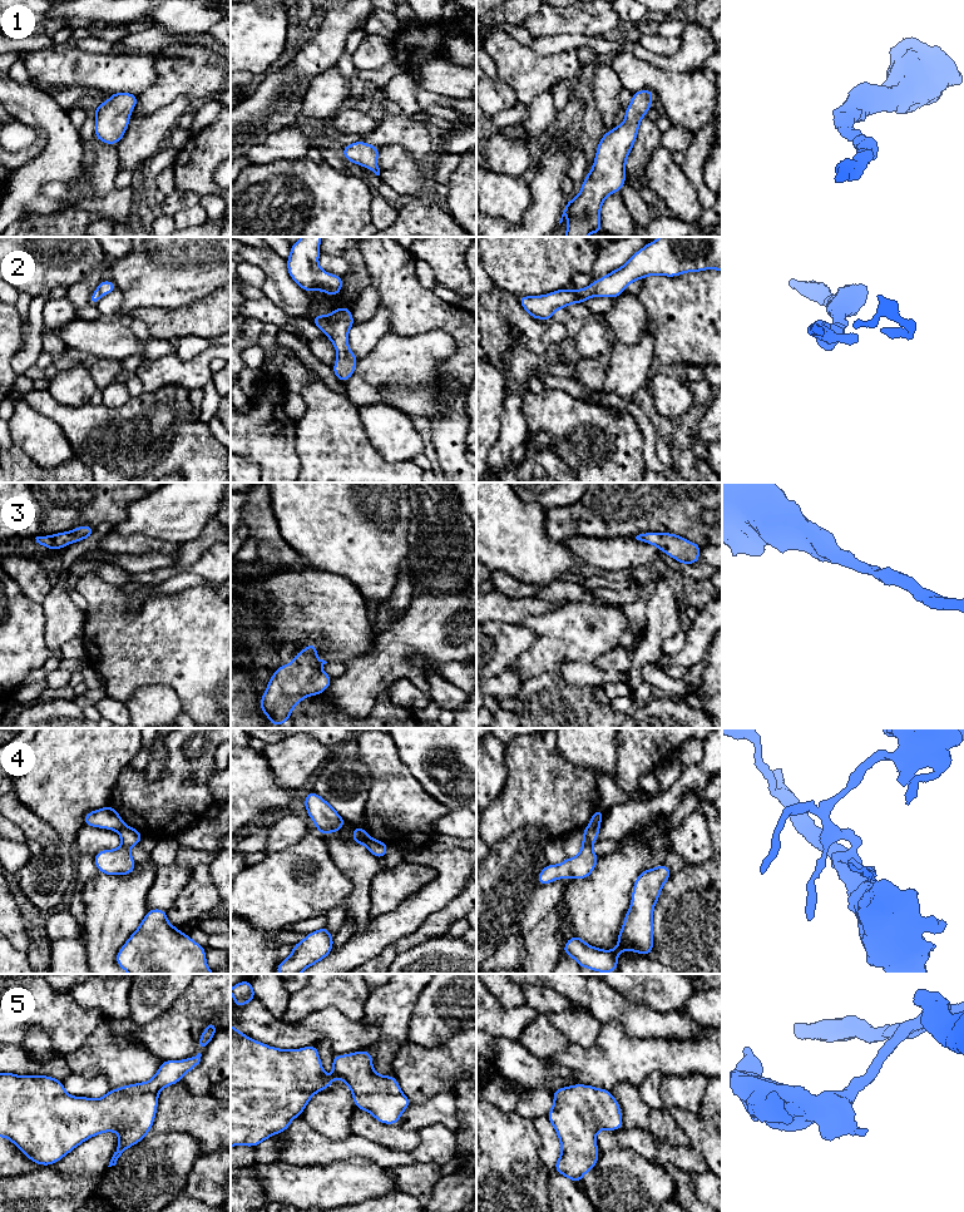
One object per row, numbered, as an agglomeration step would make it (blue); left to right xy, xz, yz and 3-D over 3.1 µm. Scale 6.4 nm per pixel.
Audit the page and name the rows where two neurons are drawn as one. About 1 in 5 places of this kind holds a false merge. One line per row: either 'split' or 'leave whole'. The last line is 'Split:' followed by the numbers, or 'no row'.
1: leave whole
2: leave whole
3: leave whole
4: split
5: leave whole
Split: 4

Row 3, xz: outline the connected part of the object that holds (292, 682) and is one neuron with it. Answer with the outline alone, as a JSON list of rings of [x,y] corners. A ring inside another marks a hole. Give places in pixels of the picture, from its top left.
[[[311,642],[296,653],[293,662],[273,672],[259,706],[272,726],[286,723],[305,697],[321,694],[331,684],[333,678],[320,668],[327,662],[317,658],[316,653],[317,645]]]

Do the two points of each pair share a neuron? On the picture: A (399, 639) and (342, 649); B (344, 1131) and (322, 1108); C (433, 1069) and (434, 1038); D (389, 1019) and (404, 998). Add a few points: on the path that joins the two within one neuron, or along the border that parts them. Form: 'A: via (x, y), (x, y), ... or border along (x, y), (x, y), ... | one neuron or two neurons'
A: border along (377, 636), (374, 647), (366, 654), (349, 661) | two neurons
B: via (339, 1126), (327, 1113) | one neuron
C: border along (460, 1033), (436, 1047), (410, 1042) | two neurons
D: via (392, 1014), (392, 1009), (399, 1003) | one neuron

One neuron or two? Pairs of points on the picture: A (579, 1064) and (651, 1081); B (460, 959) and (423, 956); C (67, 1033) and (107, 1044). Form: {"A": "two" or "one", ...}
{"A": "two", "B": "one", "C": "two"}

